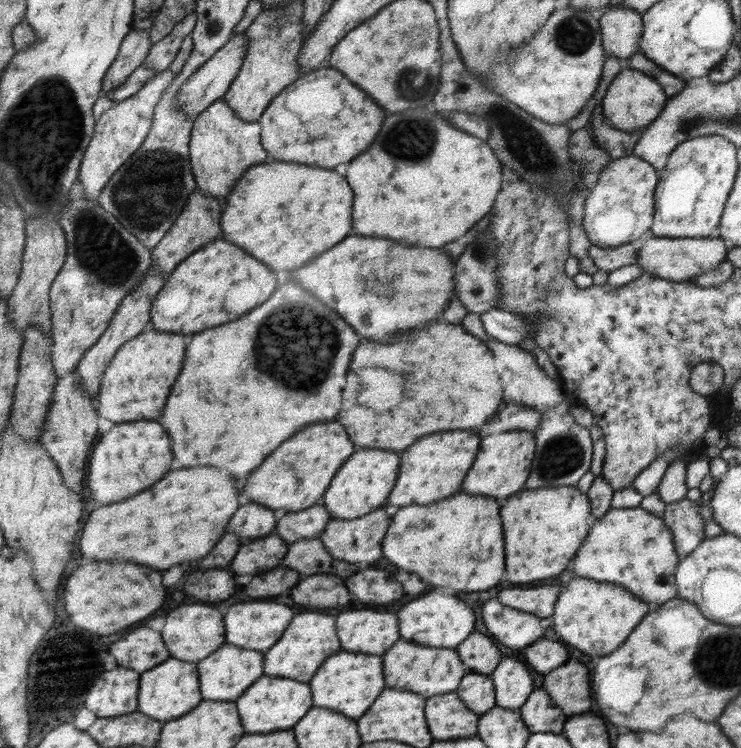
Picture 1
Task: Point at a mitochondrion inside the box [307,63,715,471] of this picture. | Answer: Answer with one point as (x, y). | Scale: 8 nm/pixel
(526, 139)

